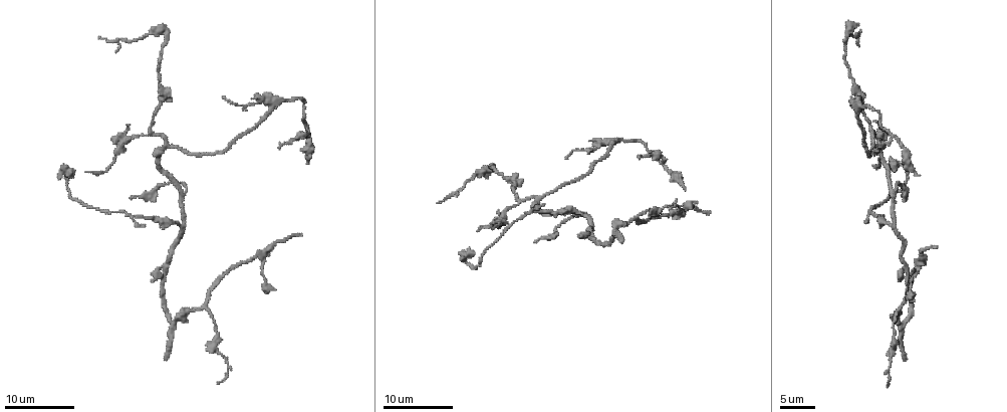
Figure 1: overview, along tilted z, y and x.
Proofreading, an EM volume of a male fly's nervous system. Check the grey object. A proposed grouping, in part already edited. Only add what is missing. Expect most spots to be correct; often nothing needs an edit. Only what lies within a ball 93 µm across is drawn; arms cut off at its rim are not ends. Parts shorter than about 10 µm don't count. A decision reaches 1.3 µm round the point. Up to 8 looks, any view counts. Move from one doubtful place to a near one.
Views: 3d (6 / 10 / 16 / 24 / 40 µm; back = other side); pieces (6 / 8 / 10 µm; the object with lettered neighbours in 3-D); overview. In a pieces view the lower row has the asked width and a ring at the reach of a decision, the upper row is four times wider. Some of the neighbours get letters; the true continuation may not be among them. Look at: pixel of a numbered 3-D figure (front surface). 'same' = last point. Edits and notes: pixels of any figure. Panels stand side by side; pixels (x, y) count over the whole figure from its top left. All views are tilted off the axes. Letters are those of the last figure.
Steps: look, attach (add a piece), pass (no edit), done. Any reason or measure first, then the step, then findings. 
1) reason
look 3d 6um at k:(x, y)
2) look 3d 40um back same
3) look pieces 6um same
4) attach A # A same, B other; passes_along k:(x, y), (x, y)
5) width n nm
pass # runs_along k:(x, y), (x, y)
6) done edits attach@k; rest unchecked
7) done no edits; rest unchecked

look pieces 8um at 1:(89, 171)

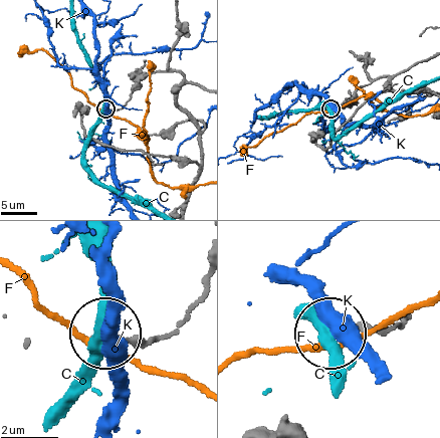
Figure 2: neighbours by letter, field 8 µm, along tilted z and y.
width 140 nm
pass # C other, F other, K other; runs_along 2:(197, 306), (168, 333), (110, 337); no lettered piece goes on from it

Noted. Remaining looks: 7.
free end
look pieces 6um at 1:(545, 204)

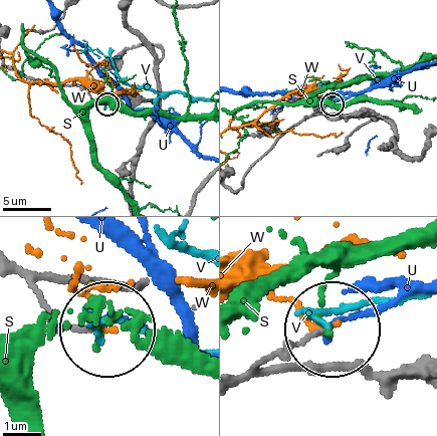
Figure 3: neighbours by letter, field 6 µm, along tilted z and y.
pass # S other, U other, V other, W other; no lettered piece goes on from it

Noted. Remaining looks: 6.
free end
look pieces 8um at 1:(533, 240)

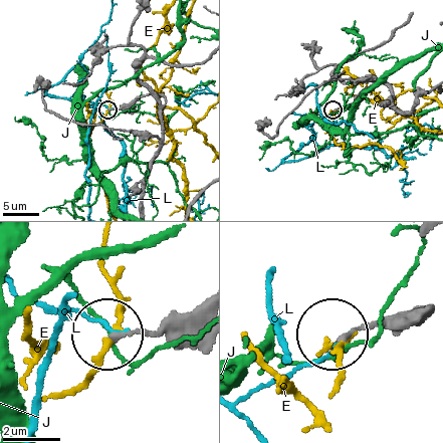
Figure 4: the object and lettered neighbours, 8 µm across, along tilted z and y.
width 150 nm
pass # E other, J other, L other; runs_along 4:(197, 310), (109, 335); no lettered piece goes on from it

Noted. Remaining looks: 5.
thin end
look 3d 10um at 1:(129, 123)

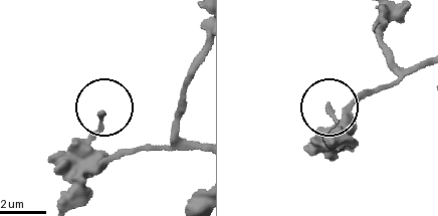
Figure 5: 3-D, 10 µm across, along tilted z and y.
look pieces 10um at 5:(329, 105)

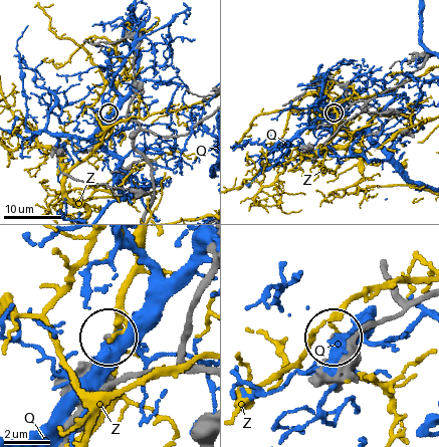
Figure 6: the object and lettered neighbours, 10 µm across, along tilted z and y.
pass # Q other, Z other; runs_along 6:(152, 168), (134, 145), (138, 124), (108, 123), (108, 113); none of them fits

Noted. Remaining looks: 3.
done no edits; rest unchecked

